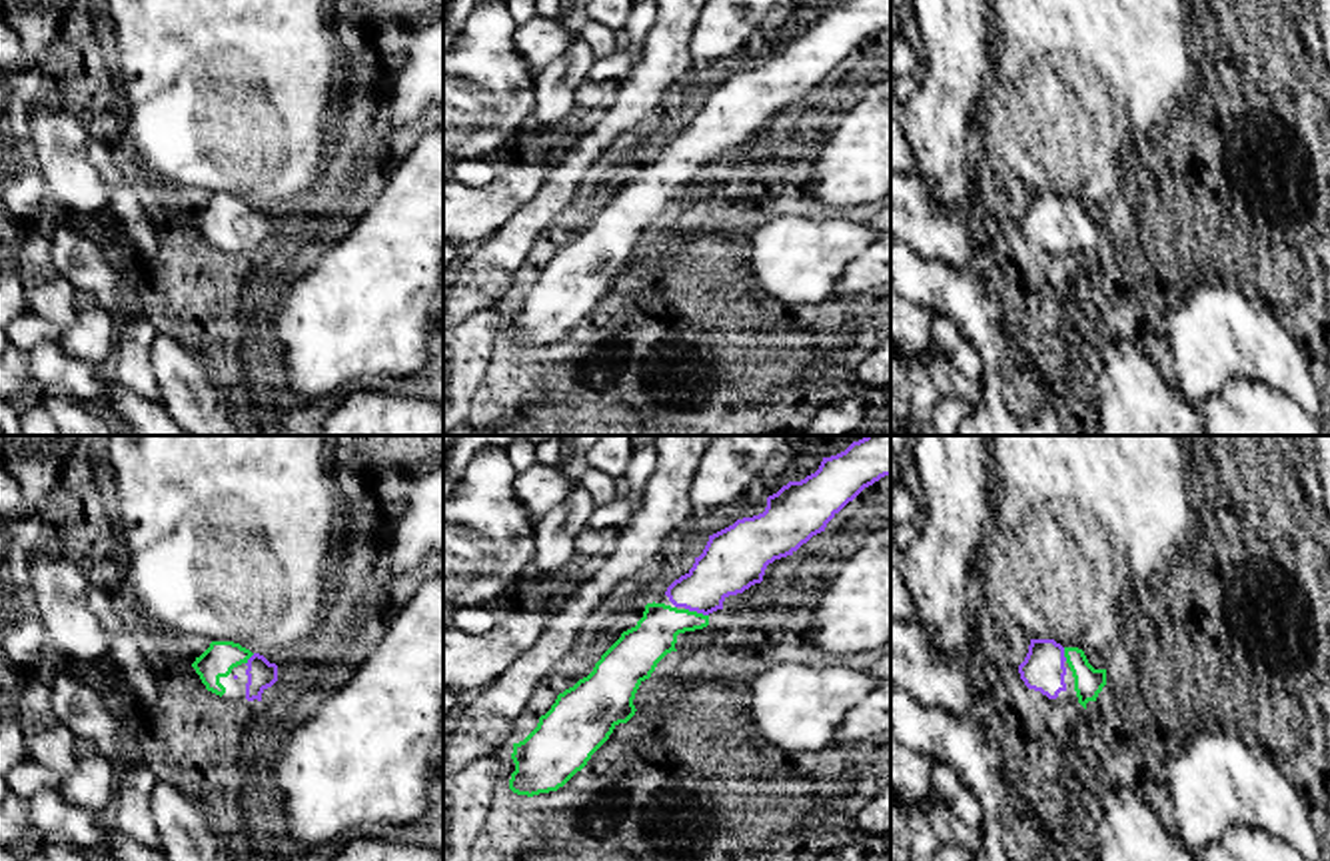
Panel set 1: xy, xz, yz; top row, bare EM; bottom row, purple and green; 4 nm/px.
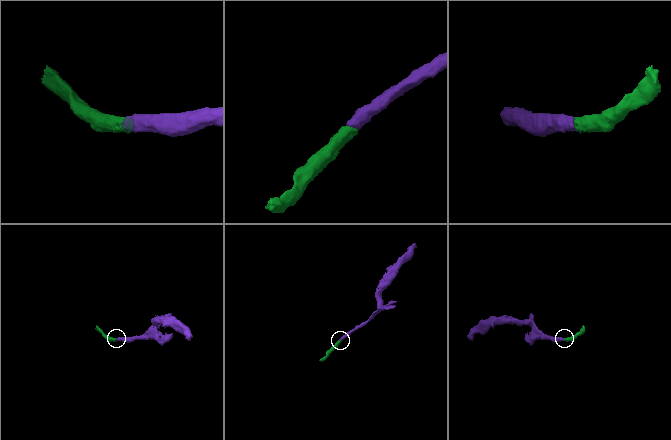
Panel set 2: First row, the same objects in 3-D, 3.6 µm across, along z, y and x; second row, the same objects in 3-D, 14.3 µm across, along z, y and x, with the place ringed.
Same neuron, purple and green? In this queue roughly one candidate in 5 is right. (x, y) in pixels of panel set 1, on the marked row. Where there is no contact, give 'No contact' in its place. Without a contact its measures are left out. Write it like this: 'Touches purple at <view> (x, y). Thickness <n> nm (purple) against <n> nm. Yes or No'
Touches purple at xz (697, 612). Thickness 240 nm (purple) against 180 nm. Yes

